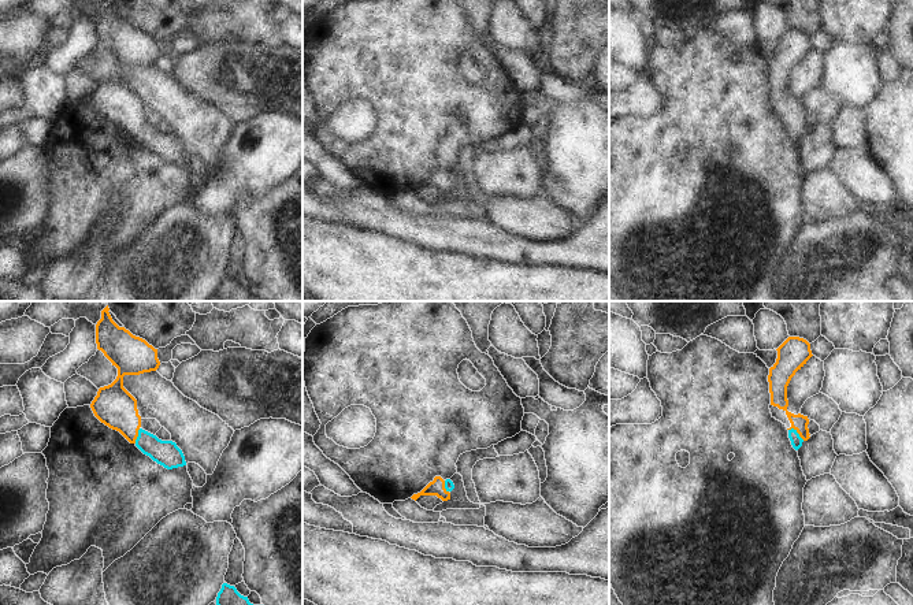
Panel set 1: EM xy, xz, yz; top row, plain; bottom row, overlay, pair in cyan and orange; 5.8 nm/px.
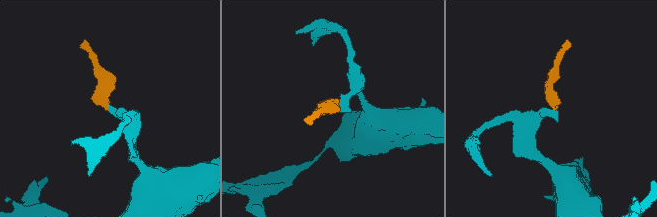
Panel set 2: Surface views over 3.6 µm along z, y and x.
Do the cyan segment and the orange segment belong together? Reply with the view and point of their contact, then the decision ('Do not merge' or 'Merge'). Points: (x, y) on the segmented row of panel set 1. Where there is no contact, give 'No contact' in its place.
Touches cyan at yz (797, 433). Merge.

